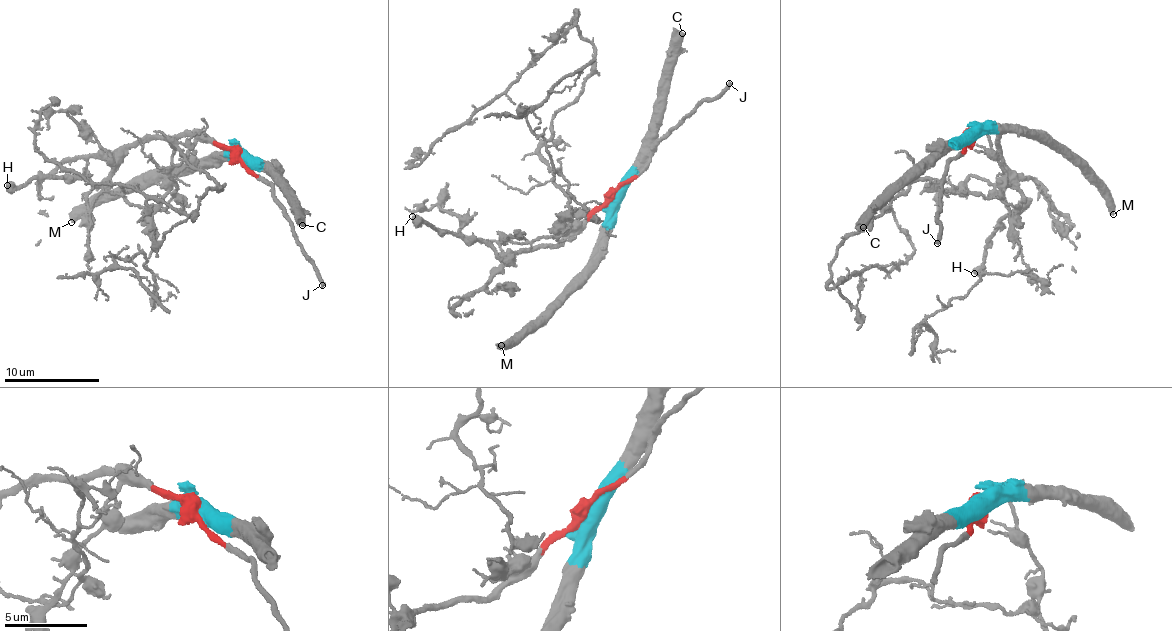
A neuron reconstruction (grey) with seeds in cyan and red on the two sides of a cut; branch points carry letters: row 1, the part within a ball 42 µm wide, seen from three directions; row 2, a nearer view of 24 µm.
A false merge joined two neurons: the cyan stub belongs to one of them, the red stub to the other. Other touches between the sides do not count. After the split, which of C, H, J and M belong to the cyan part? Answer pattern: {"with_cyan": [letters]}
{"with_cyan": ["C", "M"]}

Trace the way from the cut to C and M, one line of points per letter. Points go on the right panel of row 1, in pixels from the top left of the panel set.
C: (968, 138), (940, 155), (874, 209), (863, 227)
M: (968, 138), (1007, 132), (1037, 135), (1094, 178), (1113, 214)

